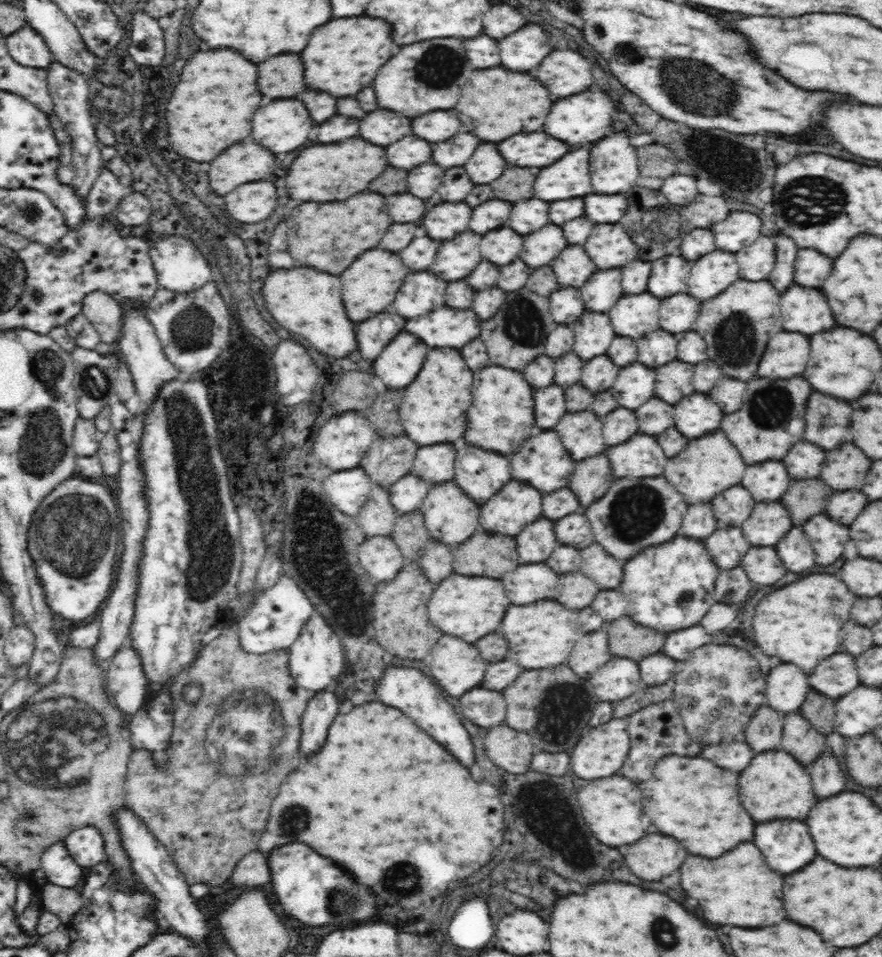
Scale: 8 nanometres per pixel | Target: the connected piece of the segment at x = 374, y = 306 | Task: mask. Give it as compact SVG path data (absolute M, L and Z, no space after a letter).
M370 250L364 252L364 256L360 256L342 276L342 294L344 294L344 304L346 304L346 312L350 320L366 320L382 310L386 310L386 306L390 306L394 302L394 296L398 292L398 288L404 282L404 276L410 270L404 266L404 262L400 260L400 256L386 252L386 250Z

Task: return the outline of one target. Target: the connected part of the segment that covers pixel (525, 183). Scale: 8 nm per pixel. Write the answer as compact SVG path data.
M508 168L498 180L494 180L490 184L496 198L508 200L508 202L532 198L534 196L532 184L536 180L534 170L536 168Z

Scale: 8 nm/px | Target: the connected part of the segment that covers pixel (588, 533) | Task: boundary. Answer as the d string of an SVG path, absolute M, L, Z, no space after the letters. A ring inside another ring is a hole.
M570 514L566 518L560 518L554 522L554 528L556 528L556 538L562 544L570 544L578 550L582 550L582 548L586 548L586 544L594 542L592 528L590 528L586 516L582 516L582 514Z

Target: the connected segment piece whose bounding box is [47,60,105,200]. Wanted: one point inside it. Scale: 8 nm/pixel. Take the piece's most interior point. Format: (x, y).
(69, 89)

